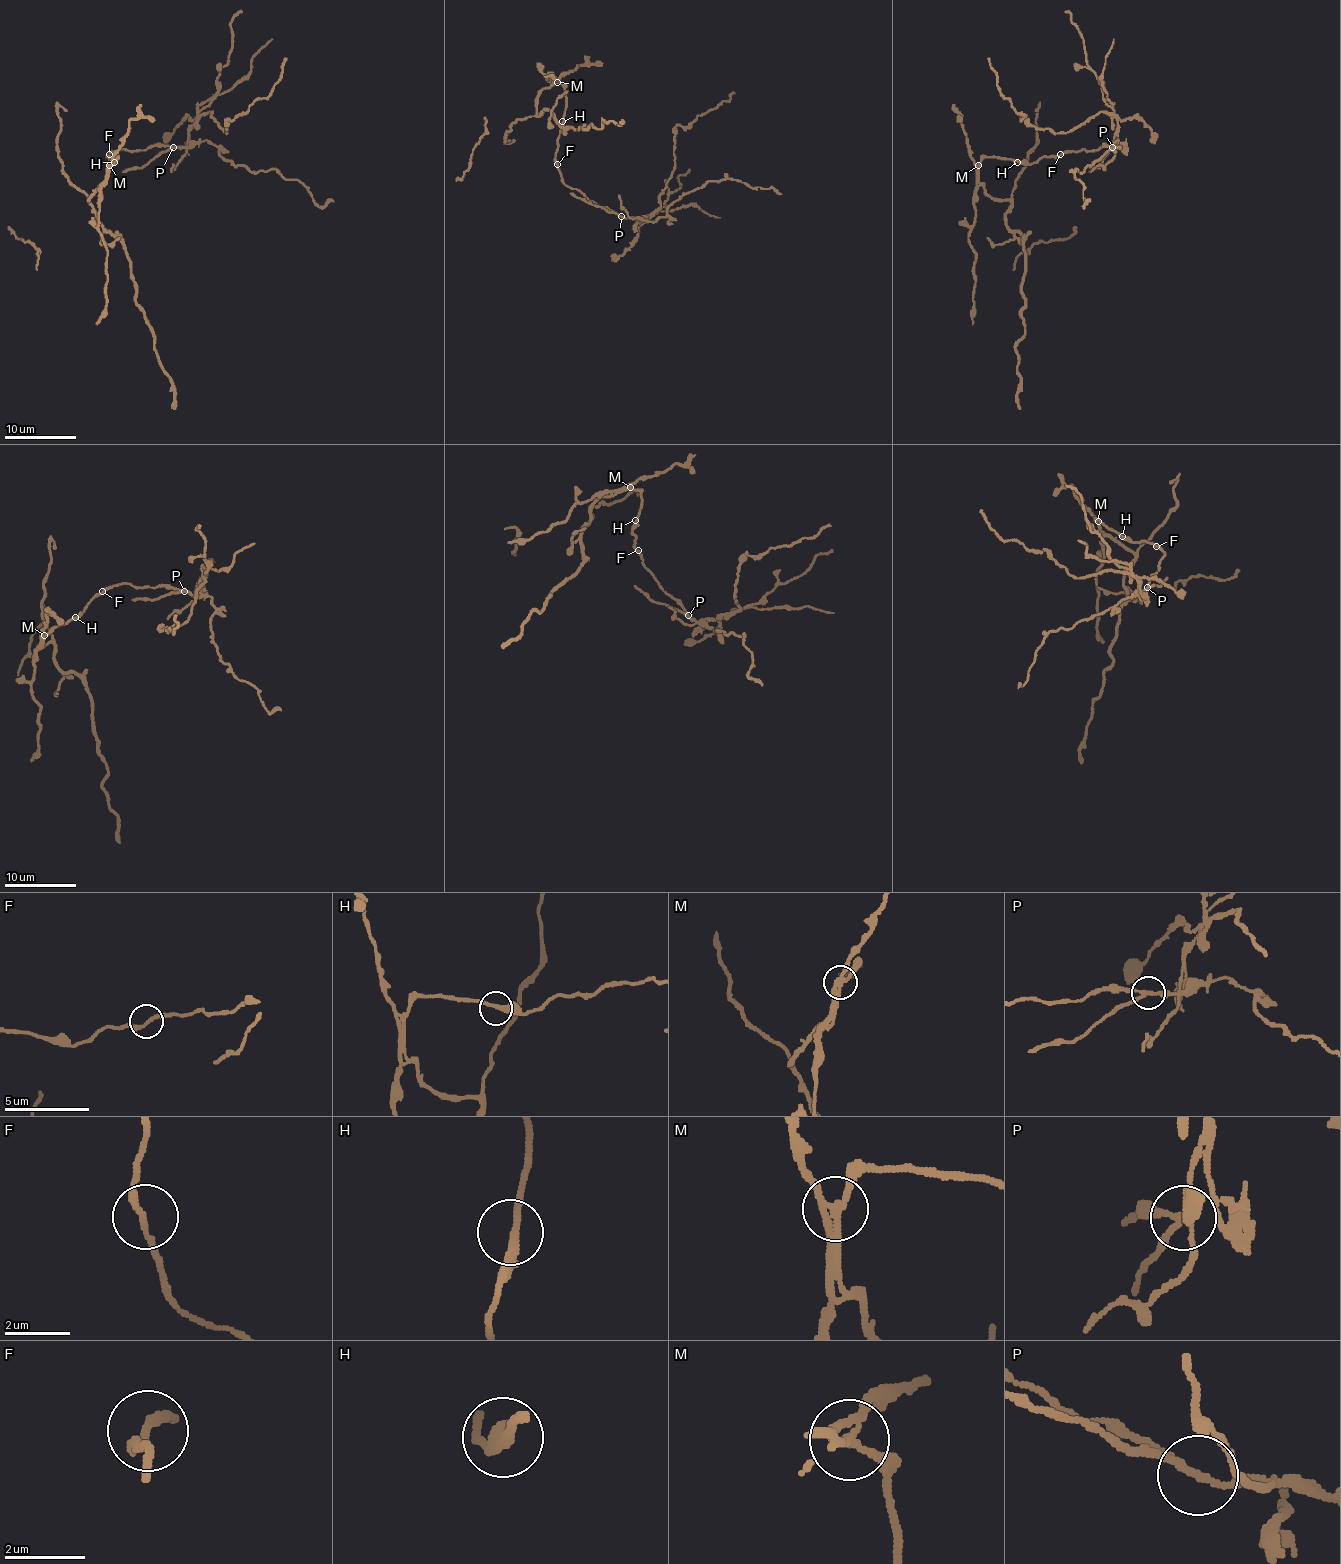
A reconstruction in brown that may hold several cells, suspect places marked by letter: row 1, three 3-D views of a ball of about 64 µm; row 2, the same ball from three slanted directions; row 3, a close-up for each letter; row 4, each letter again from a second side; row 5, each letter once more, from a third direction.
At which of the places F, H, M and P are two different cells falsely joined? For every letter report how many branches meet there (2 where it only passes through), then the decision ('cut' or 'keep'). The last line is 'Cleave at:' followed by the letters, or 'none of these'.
F: 2 | keep
H: 2 | keep
M: 3 | cut
P: 3 | cut
Cleave at: M, P

